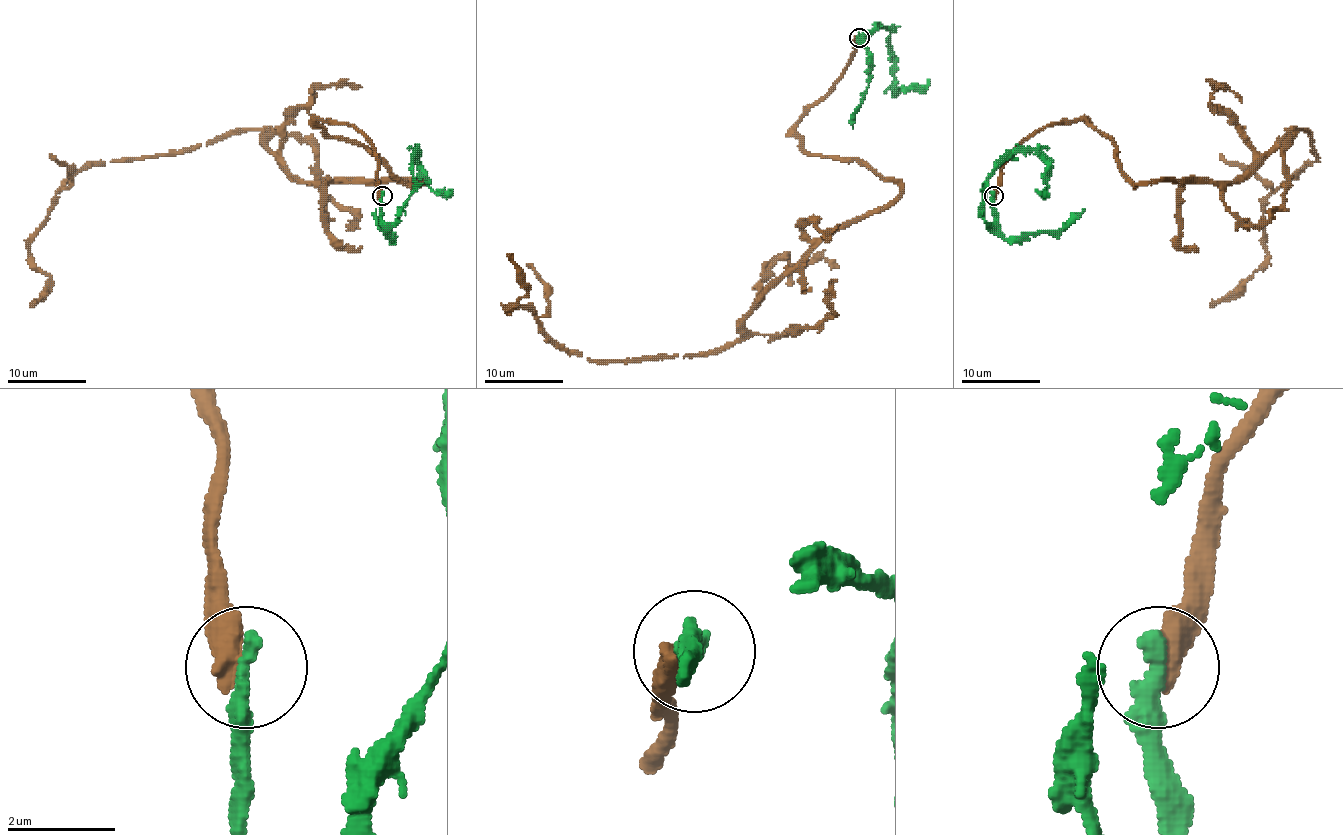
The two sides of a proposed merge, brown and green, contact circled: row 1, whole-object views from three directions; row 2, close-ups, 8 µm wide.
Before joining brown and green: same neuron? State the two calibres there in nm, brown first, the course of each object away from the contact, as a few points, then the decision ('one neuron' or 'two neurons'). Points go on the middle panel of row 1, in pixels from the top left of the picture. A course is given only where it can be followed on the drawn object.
550 nm thick on the brown side, 400 nm on the other; brown runs (858, 38), (796, 130), (900, 193), (833, 228), (737, 340), (589, 360), (507, 311), (526, 293), (507, 254); green runs (858, 38), (874, 28), (888, 28), (892, 32), (892, 75), (898, 91), (921, 89), (929, 79); two neurons

